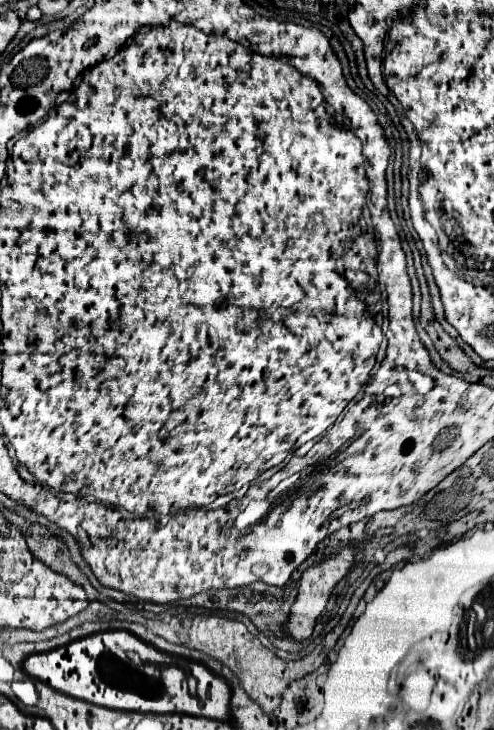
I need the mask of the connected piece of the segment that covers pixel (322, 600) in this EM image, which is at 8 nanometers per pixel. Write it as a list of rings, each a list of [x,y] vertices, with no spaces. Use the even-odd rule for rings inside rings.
[[[343,548],[343,550],[339,550],[339,552],[331,554],[331,556],[327,556],[321,564],[317,564],[317,566],[313,566],[313,568],[309,568],[309,570],[303,572],[303,576],[301,576],[301,580],[299,580],[299,594],[297,594],[297,600],[295,600],[293,608],[291,608],[289,622],[285,624],[287,632],[289,632],[295,640],[305,640],[305,638],[311,636],[313,626],[315,626],[315,620],[317,620],[317,616],[325,610],[325,604],[327,604],[327,600],[329,600],[329,594],[331,594],[333,586],[349,572],[349,568],[353,566],[355,554],[357,554],[357,552],[351,550],[351,548]]]

